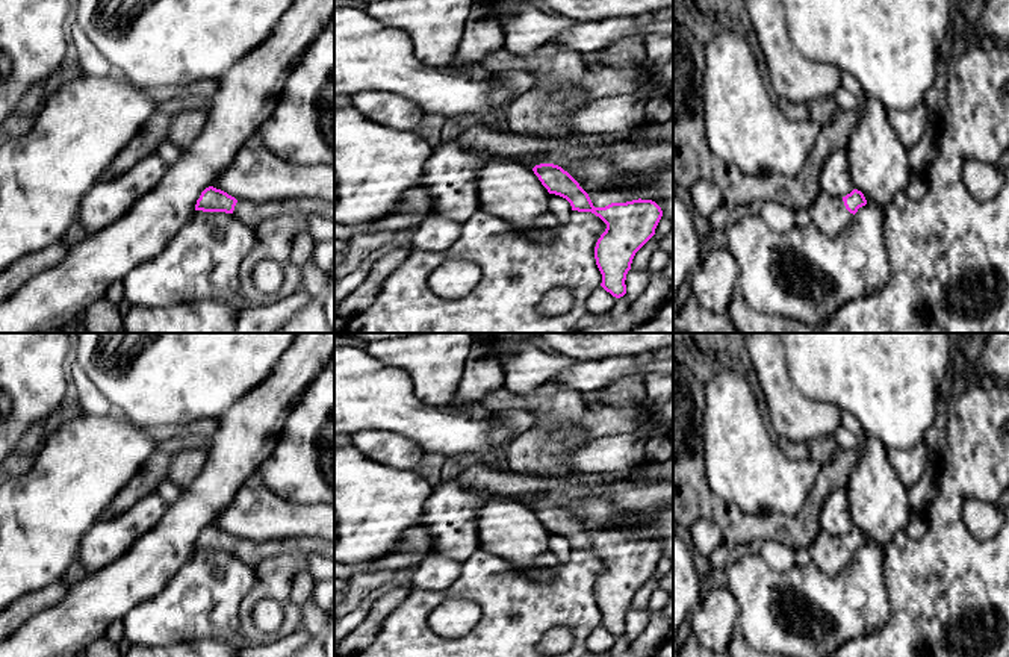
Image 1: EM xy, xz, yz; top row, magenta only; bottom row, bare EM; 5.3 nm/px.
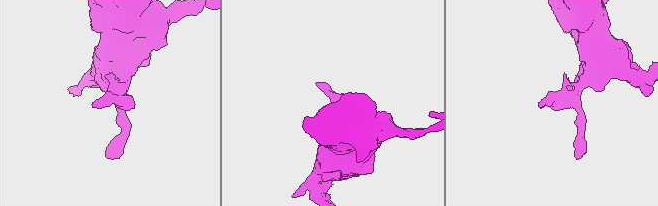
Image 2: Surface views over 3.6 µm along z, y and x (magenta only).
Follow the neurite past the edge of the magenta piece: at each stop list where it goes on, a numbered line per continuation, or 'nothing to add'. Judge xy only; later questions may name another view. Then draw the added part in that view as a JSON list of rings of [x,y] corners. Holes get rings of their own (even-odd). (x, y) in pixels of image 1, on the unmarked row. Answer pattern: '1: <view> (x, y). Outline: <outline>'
1: xy (250, 551). Outline: [[[309,536],[271,539],[263,542],[238,539],[231,554],[248,565],[257,565],[268,557],[295,553],[306,556],[319,554],[334,559],[334,543]]]

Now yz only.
1: yz (828, 551). Outline: [[[820,531],[809,546],[812,562],[829,577],[837,575],[853,557],[843,536]]]

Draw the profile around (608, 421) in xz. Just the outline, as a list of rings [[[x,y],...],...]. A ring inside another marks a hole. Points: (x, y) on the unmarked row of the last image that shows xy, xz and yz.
[[[625,406],[593,410],[587,407],[578,422],[563,421],[555,425],[555,439],[591,441],[604,436],[626,434],[643,431],[650,412],[644,406]]]

